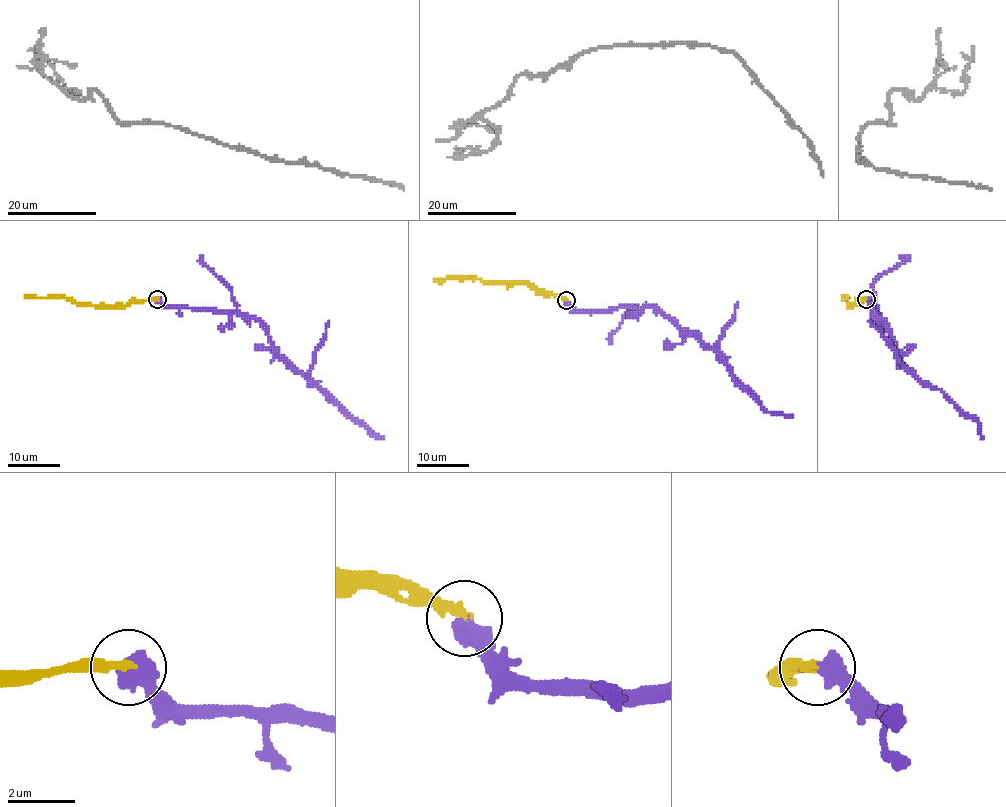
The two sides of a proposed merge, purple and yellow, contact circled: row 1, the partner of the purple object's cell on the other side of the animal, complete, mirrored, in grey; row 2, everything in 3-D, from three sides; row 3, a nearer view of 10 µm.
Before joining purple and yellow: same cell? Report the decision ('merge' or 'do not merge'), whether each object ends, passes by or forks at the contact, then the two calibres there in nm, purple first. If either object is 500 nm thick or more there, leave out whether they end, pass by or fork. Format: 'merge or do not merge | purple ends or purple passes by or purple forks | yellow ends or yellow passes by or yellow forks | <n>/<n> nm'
merge | 650/300 nm

